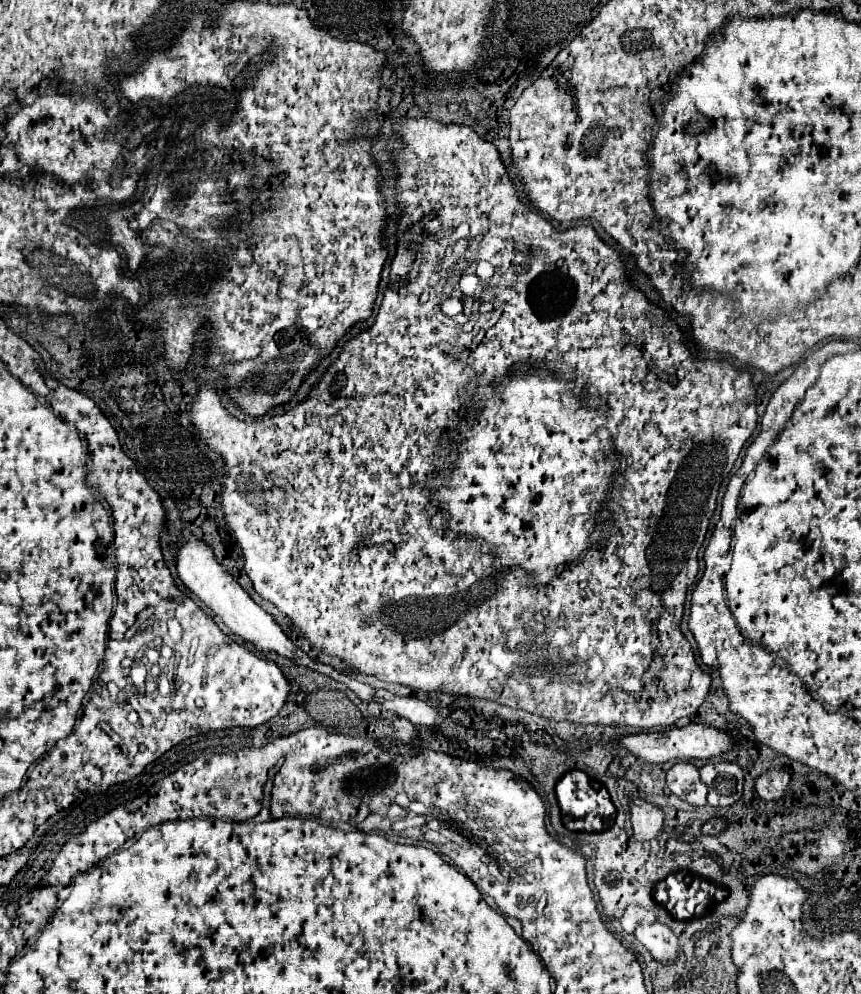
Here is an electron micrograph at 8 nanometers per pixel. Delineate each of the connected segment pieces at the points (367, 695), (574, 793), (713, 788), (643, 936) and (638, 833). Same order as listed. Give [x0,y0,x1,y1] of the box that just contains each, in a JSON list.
[[345,679,437,725],[557,771,616,832],[701,763,743,807],[635,921,677,965],[631,799,663,841]]

